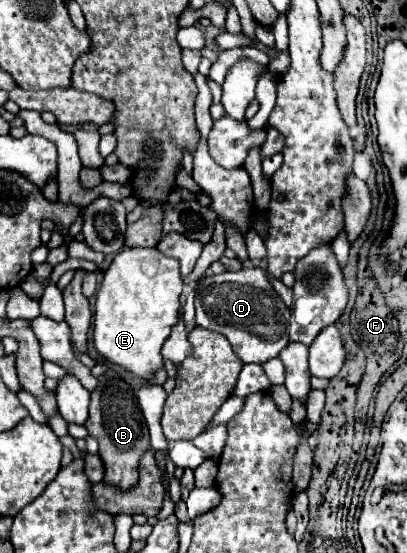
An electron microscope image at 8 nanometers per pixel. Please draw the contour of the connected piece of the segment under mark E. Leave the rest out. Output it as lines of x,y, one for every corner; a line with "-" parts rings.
124,248
118,252
108,266
94,304
94,346
100,356
108,362
148,380
158,368
162,368
162,346
168,340
172,326
178,322
182,278
180,262
176,258
164,256
158,248

